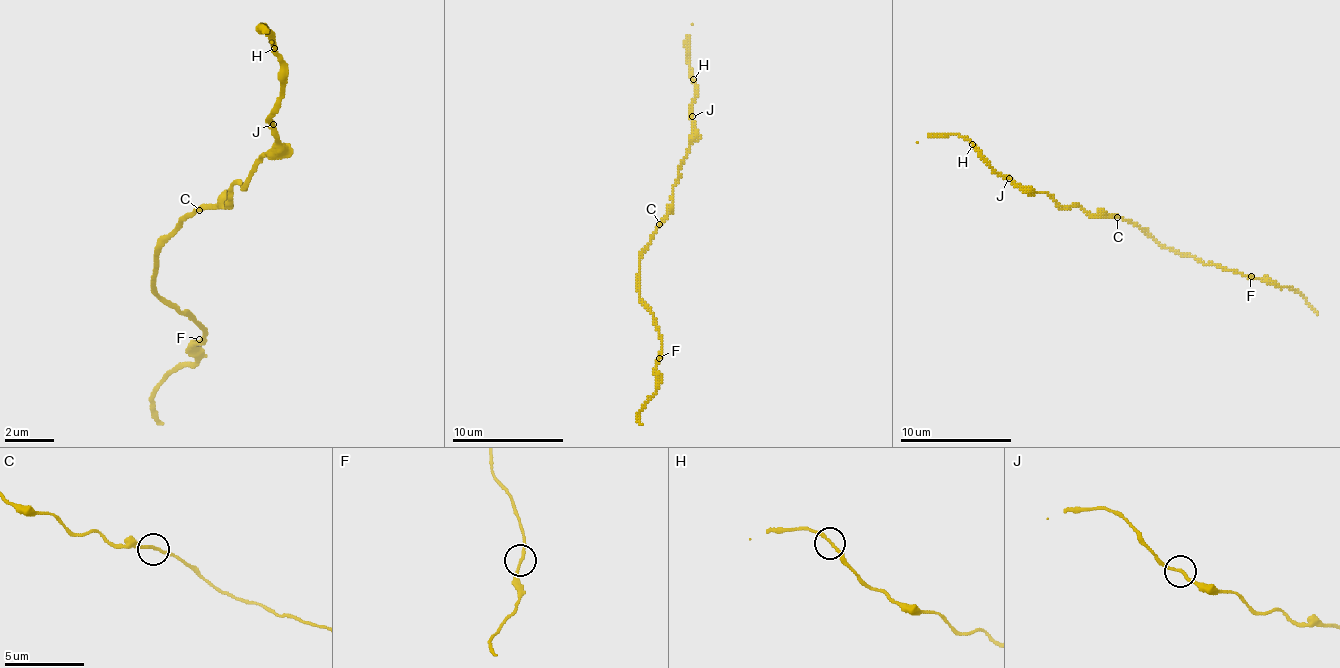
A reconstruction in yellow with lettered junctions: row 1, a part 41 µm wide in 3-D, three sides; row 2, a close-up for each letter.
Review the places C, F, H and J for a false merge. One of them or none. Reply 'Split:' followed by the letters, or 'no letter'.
Split: no letter

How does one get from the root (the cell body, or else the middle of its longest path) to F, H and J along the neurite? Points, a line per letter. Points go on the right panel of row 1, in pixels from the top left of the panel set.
F: (1123, 220), (1137, 223), (1173, 251), (1189, 253), (1206, 264), (1217, 264), (1234, 273), (1251, 276)
H: (1123, 220), (1087, 214), (1078, 206), (1059, 206), (1045, 192), (1028, 192), (1017, 187), (1001, 176), (973, 145)
J: (1123, 220), (1087, 214), (1078, 206), (1059, 206), (1045, 192), (1028, 192), (1009, 178)

